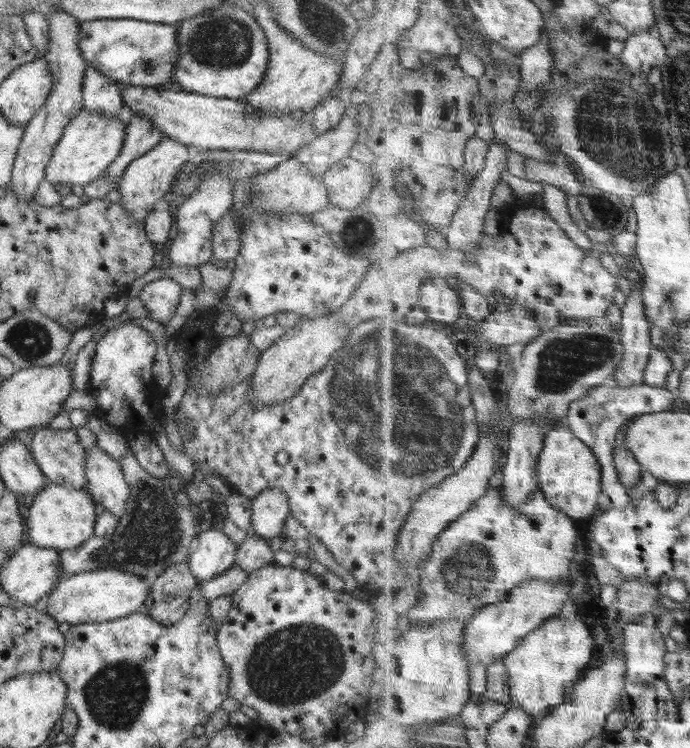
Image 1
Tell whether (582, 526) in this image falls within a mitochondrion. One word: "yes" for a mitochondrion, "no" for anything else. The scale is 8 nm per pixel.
no

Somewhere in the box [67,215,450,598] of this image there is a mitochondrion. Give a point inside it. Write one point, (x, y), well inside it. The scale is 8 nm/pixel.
(155, 534)

